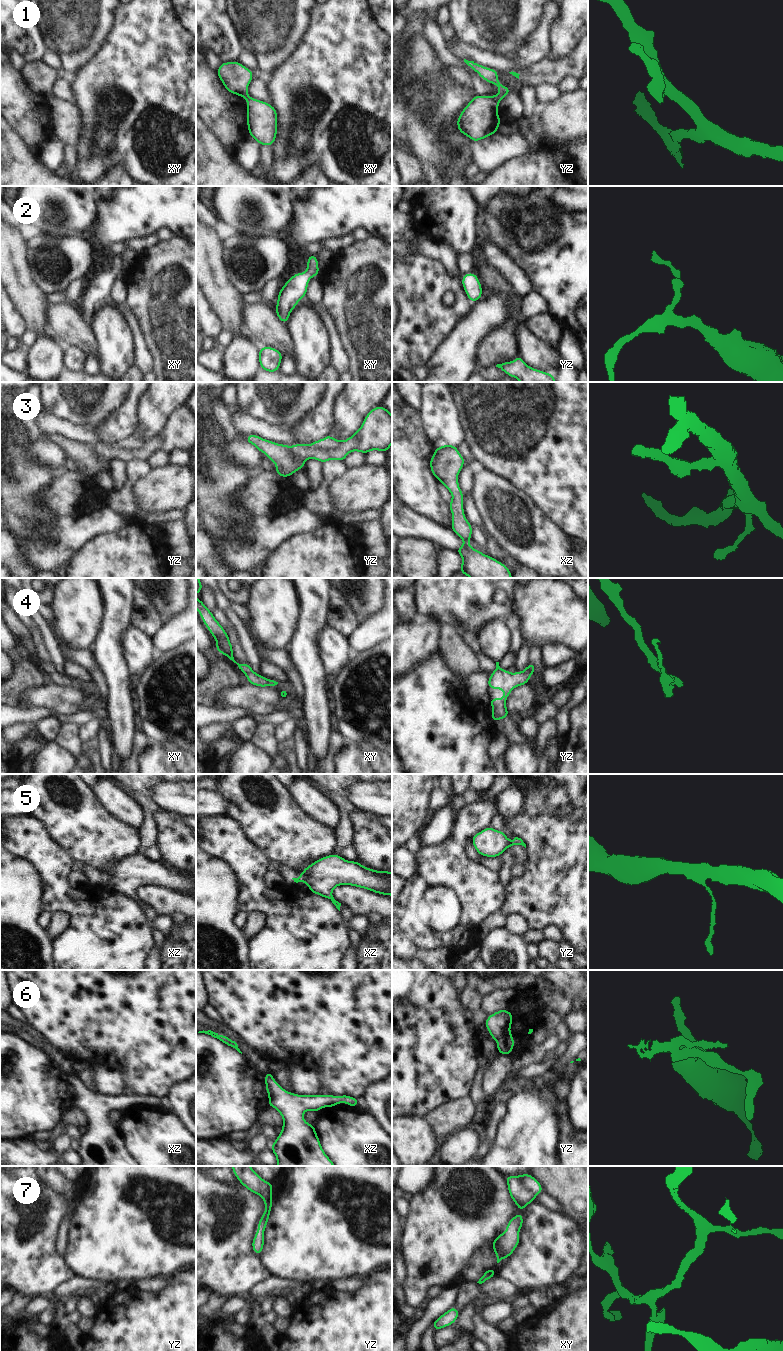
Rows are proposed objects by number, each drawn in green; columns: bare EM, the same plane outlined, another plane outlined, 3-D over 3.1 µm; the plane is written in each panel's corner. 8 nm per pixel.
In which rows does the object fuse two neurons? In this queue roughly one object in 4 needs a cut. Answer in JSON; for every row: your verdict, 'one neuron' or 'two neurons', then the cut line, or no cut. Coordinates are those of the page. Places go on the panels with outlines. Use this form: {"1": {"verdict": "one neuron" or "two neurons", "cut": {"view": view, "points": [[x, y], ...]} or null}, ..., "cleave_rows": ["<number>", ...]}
{"1": {"verdict": "two neurons", "cut": {"view": "yz", "points": [[490, 96], [498, 102]]}}, "2": {"verdict": "one neuron", "cut": null}, "3": {"verdict": "one neuron", "cut": null}, "4": {"verdict": "one neuron", "cut": null}, "5": {"verdict": "one neuron", "cut": null}, "6": {"verdict": "two neurons", "cut": {"view": "yz", "points": [[505, 1036], [512, 1040]]}}, "7": {"verdict": "one neuron", "cut": null}, "cleave_rows": ["1", "6"]}

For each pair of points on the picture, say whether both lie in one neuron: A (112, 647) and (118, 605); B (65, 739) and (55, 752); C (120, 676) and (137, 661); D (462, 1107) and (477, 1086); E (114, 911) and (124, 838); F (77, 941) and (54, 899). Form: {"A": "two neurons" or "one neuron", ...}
{"A": "one neuron", "B": "two neurons", "C": "two neurons", "D": "two neurons", "E": "two neurons", "F": "one neuron"}

